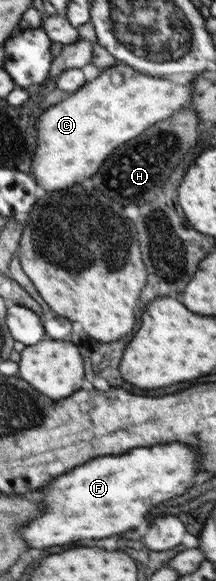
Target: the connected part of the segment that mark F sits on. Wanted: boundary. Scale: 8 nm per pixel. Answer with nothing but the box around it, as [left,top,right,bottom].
[19,445,195,549]

